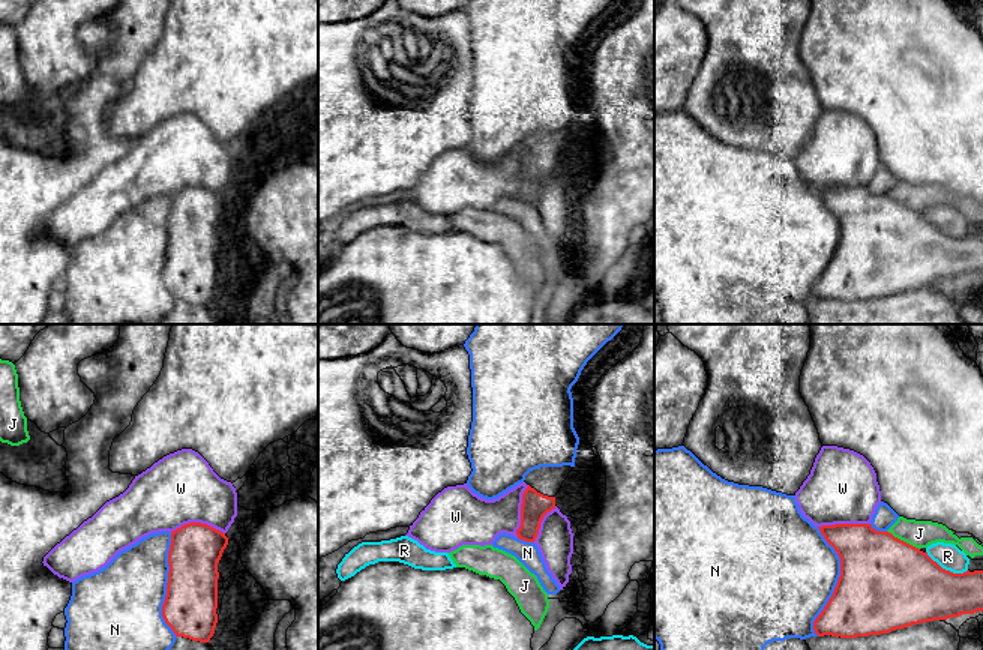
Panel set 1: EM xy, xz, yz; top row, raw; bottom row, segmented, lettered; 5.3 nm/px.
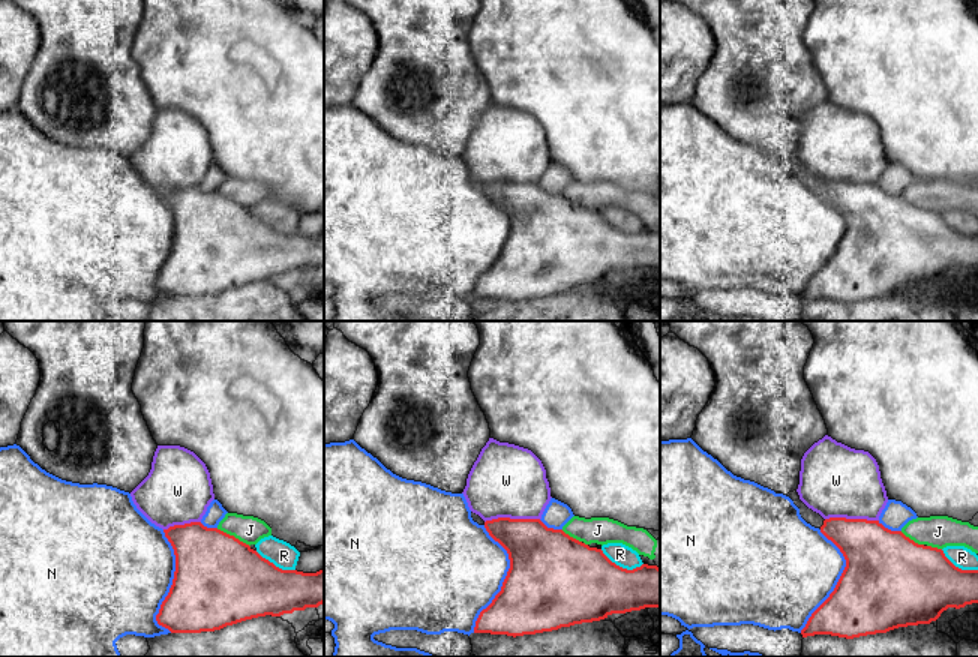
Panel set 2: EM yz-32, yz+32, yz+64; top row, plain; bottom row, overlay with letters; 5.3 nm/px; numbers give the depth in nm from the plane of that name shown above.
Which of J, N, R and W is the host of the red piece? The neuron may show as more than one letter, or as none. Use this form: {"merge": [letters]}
{"merge": []}

